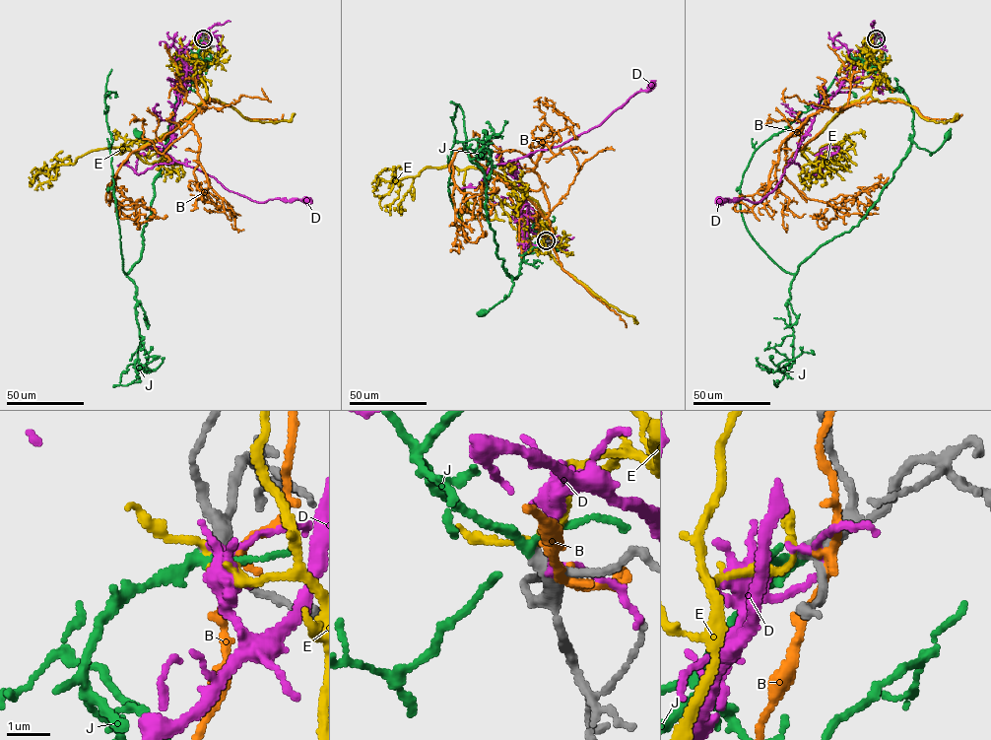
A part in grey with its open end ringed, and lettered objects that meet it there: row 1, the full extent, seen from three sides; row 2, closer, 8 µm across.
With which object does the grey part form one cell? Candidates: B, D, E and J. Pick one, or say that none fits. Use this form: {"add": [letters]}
{"add": ["J"]}

